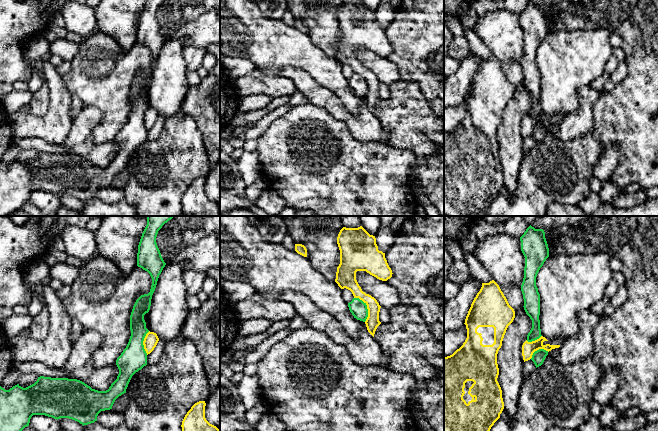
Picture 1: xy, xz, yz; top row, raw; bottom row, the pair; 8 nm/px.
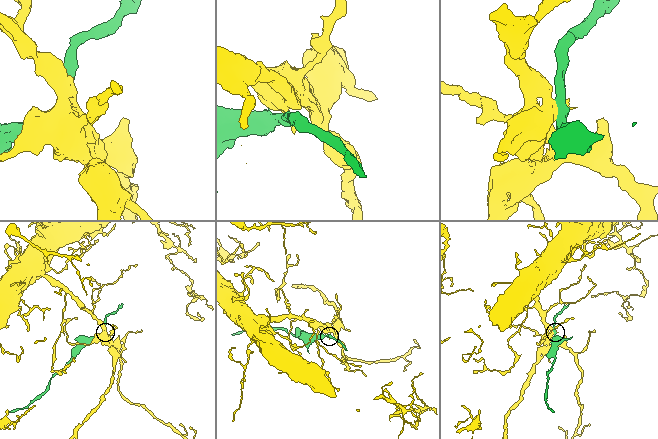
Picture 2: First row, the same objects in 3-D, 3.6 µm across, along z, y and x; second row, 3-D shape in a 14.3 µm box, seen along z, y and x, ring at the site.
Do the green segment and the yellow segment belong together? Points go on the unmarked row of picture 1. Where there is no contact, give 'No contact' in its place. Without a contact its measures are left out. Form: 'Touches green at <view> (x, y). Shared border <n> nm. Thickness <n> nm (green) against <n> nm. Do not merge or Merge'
Touches green at xz (366, 83). Shared border 220 nm. Thickness 140 nm (green) against 120 nm. Do not merge

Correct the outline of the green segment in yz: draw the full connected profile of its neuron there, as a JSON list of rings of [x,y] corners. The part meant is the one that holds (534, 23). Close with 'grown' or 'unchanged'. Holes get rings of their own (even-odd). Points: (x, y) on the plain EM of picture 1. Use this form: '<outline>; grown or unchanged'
[[[531,1],[520,13],[521,27],[525,33],[524,54],[521,67],[524,75],[524,86],[532,96],[532,104],[527,111],[527,117],[539,115],[540,105],[540,70],[536,62],[536,53],[549,33],[549,24],[543,5],[535,5]]]; unchanged

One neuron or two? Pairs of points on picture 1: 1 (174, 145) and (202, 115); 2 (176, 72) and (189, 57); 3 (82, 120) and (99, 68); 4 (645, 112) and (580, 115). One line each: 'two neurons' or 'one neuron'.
1: two neurons
2: two neurons
3: two neurons
4: two neurons

